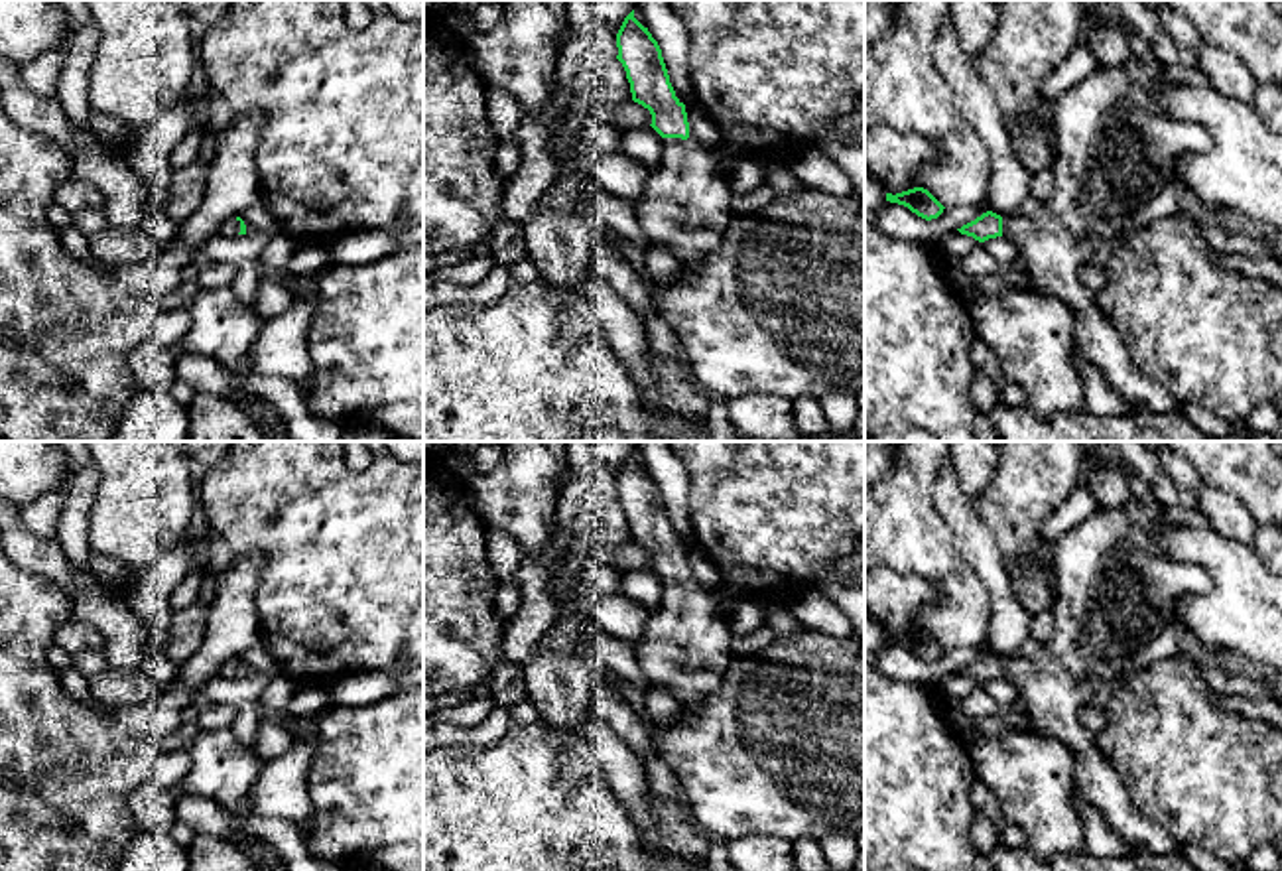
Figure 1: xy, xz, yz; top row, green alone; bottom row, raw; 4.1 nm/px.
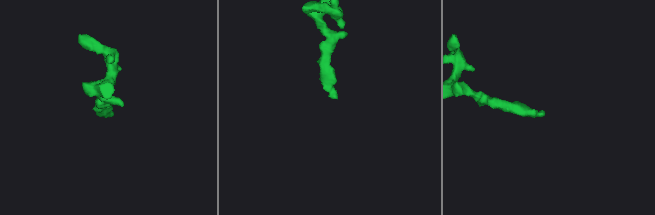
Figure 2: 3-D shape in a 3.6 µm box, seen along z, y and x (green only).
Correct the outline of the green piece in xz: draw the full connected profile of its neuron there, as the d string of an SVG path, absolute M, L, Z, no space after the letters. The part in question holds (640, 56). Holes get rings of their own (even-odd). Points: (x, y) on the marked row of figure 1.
M634 10L616 34L616 47L632 100L650 110L650 126L664 138L662 162L632 205L638 225L650 246L666 244L681 268L699 268L735 217L727 175L717 156L689 138L685 104L675 97L662 49Z

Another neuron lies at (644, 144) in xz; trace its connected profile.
M652 126L626 130L620 132L618 152L648 168L656 168L662 162L664 138Z

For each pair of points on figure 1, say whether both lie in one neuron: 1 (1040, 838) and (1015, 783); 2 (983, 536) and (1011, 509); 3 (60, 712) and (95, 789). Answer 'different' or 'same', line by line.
1: same
2: different
3: same

